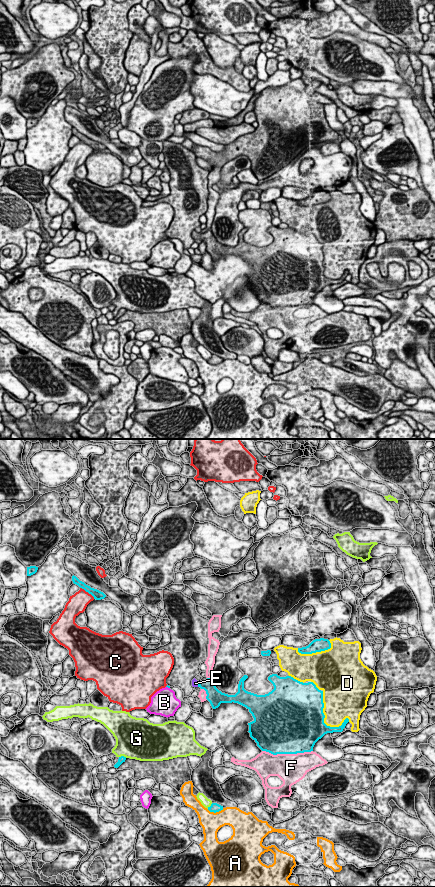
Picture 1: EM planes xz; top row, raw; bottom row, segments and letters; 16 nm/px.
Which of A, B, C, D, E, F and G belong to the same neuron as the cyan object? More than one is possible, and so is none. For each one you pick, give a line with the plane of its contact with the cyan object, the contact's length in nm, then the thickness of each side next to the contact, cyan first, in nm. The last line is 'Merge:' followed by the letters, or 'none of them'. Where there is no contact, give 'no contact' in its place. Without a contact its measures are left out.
E: xz | 90 nm | 190/100 nm
Merge: E

